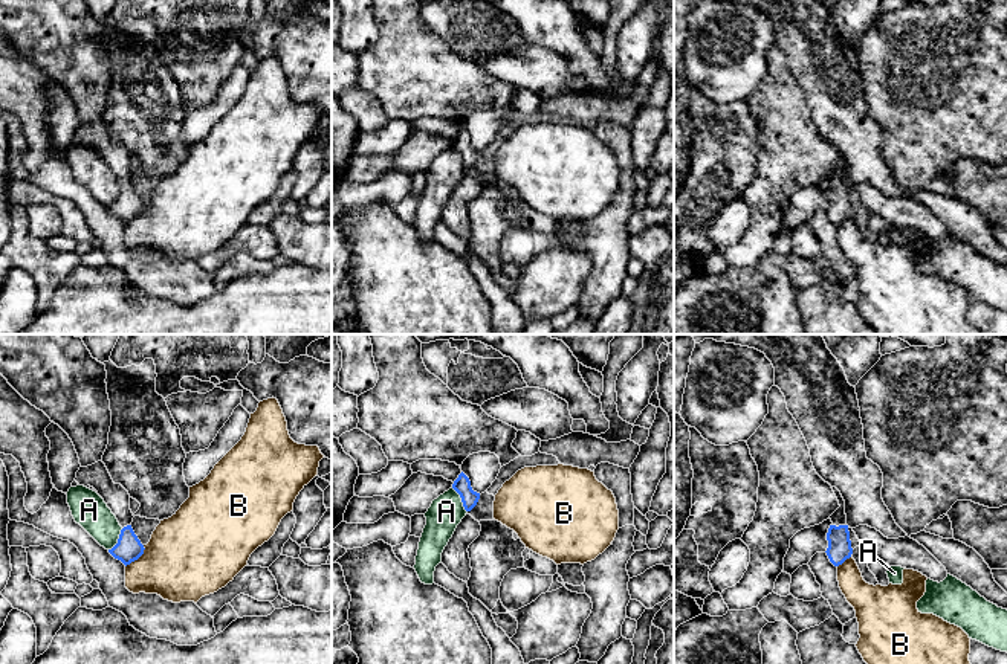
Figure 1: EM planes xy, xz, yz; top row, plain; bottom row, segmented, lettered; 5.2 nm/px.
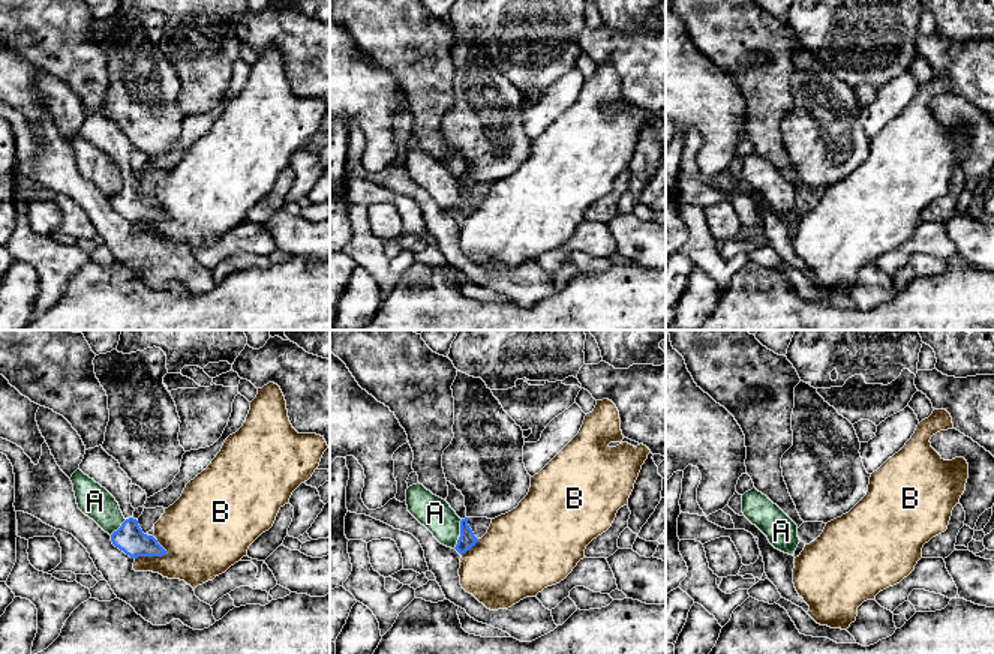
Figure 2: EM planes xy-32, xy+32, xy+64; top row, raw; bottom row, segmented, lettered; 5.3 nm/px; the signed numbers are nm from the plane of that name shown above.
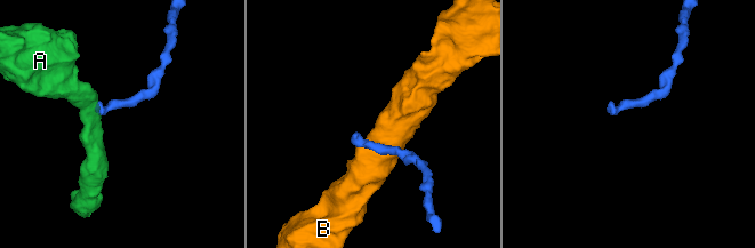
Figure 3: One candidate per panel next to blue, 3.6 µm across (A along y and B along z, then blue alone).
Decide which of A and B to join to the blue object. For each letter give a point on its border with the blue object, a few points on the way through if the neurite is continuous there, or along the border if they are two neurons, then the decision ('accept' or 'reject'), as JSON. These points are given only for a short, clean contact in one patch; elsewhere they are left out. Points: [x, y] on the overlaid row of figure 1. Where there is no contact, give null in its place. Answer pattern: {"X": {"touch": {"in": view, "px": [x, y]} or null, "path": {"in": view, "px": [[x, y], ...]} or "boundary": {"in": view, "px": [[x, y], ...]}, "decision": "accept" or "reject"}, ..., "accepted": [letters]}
{"A": {"touch": {"in": "xz", "px": [462, 499]}, "boundary": {"in": "xz", "px": [[453, 487], [466, 512]]}, "decision": "reject"}, "B": {"touch": {"in": "xy", "px": [138, 557]}, "decision": "reject"}, "accepted": []}

